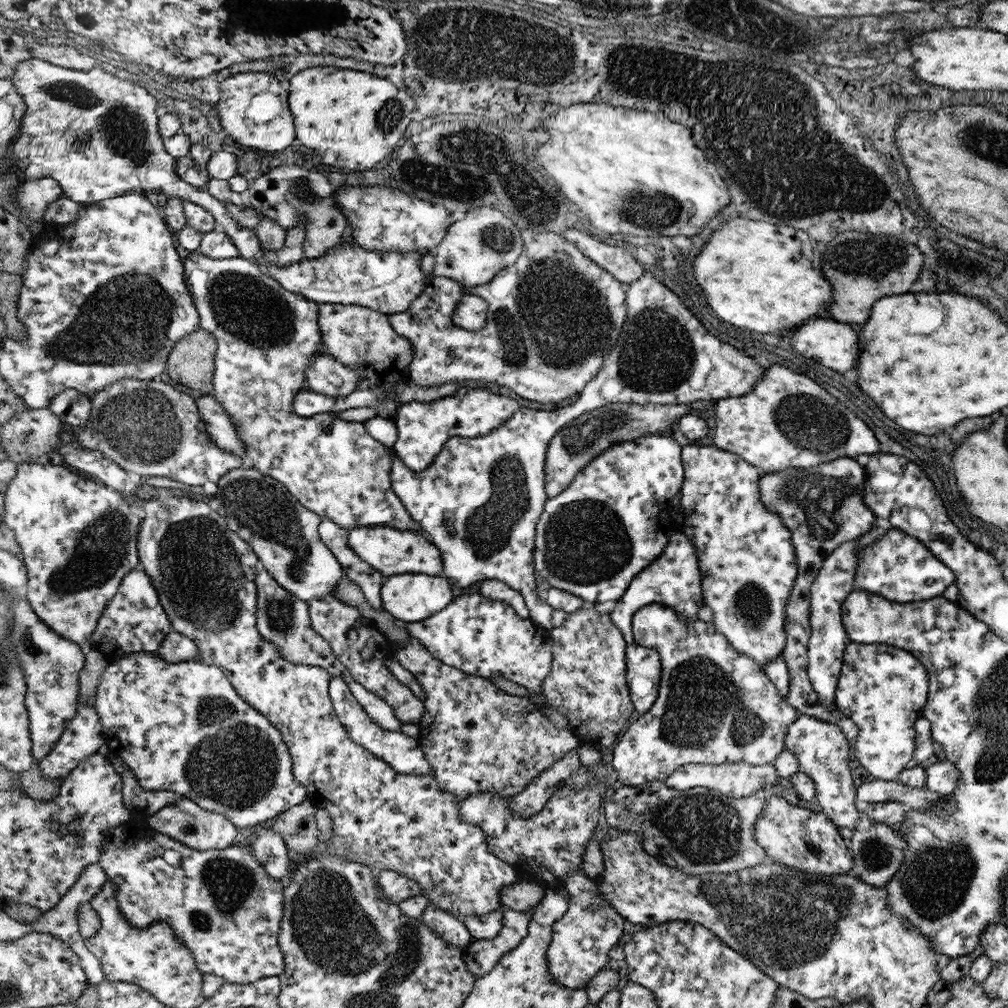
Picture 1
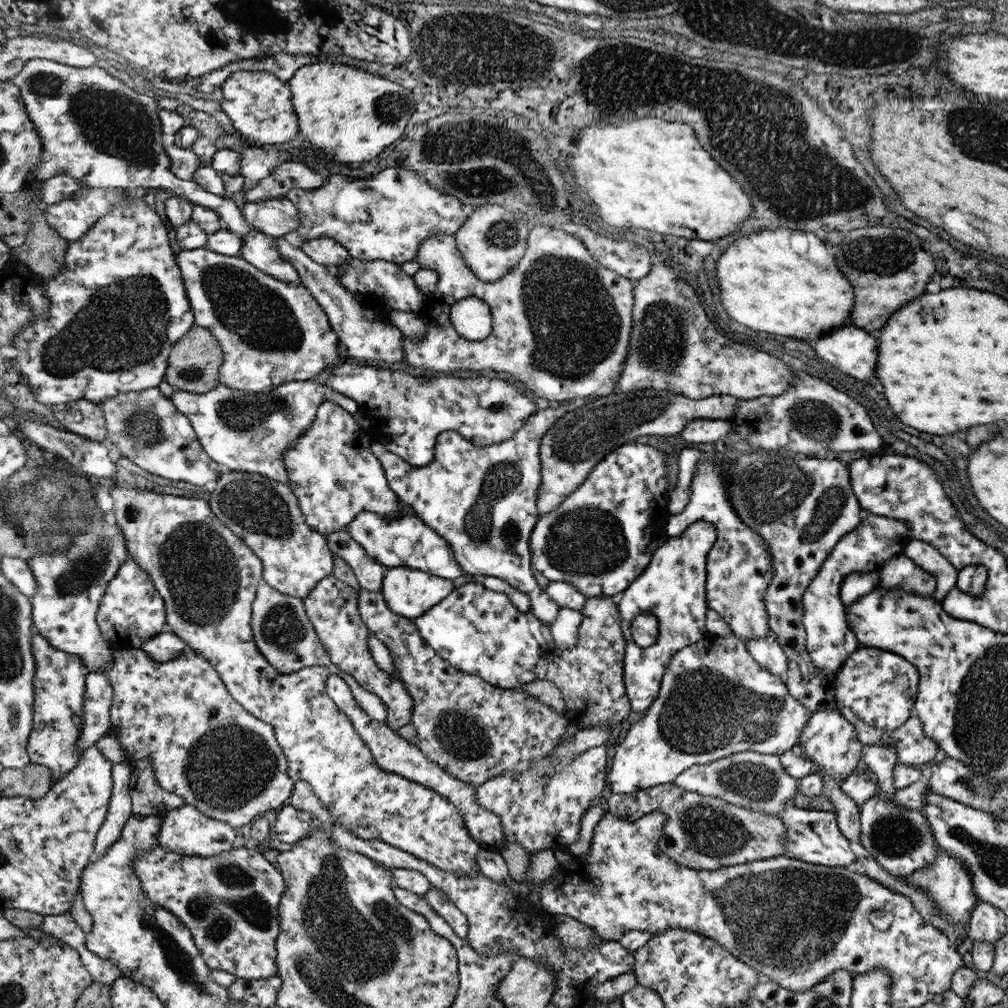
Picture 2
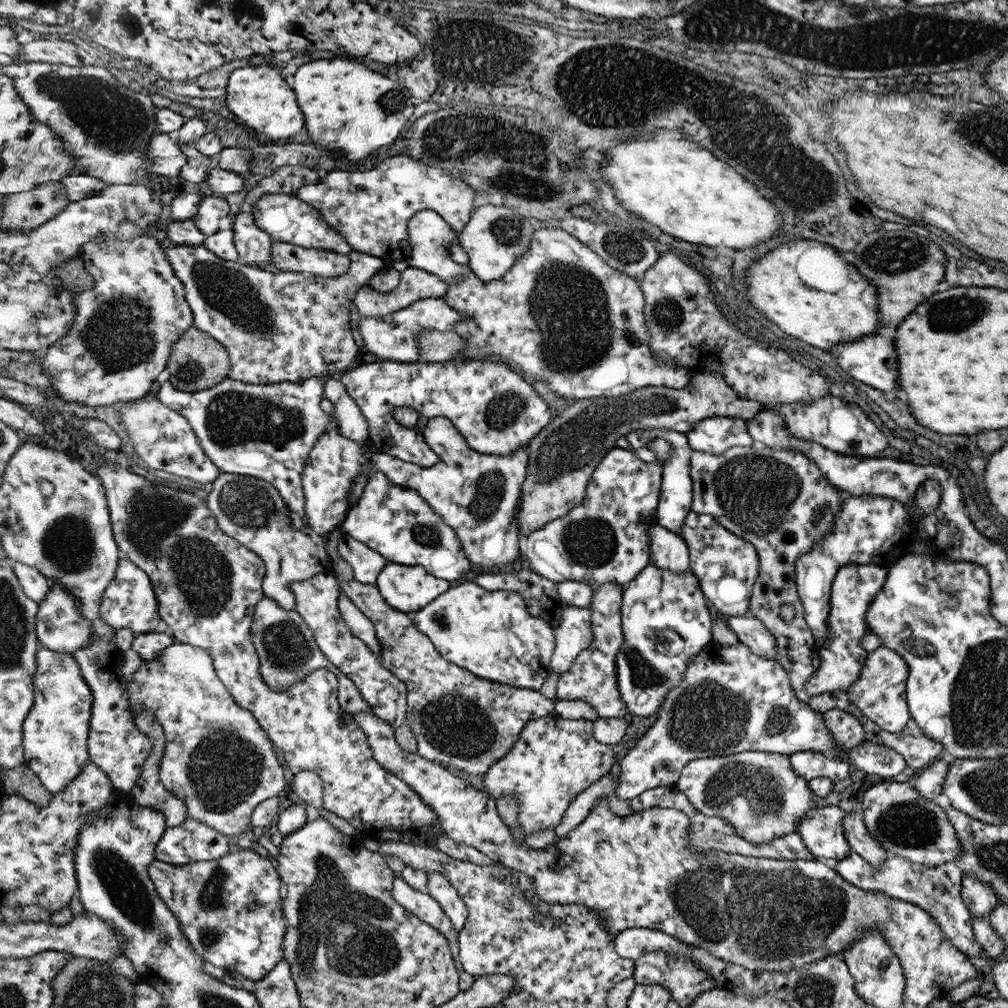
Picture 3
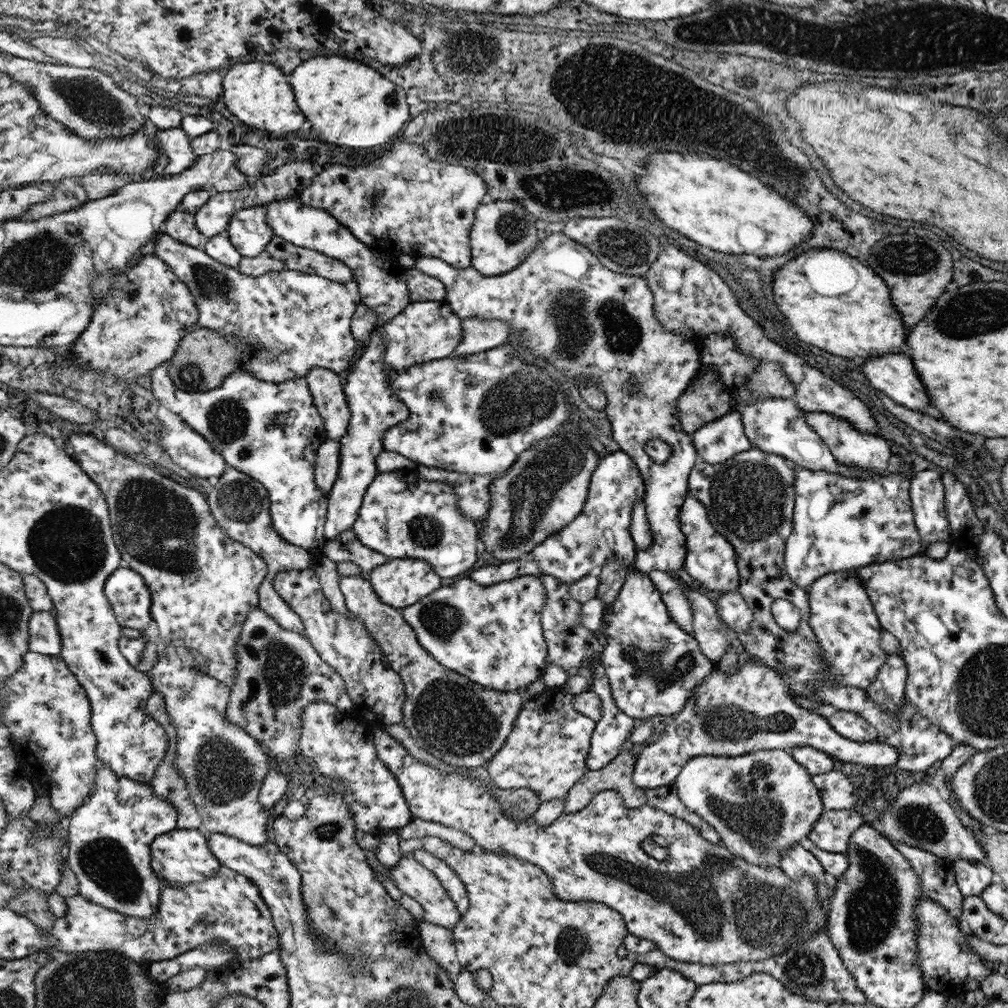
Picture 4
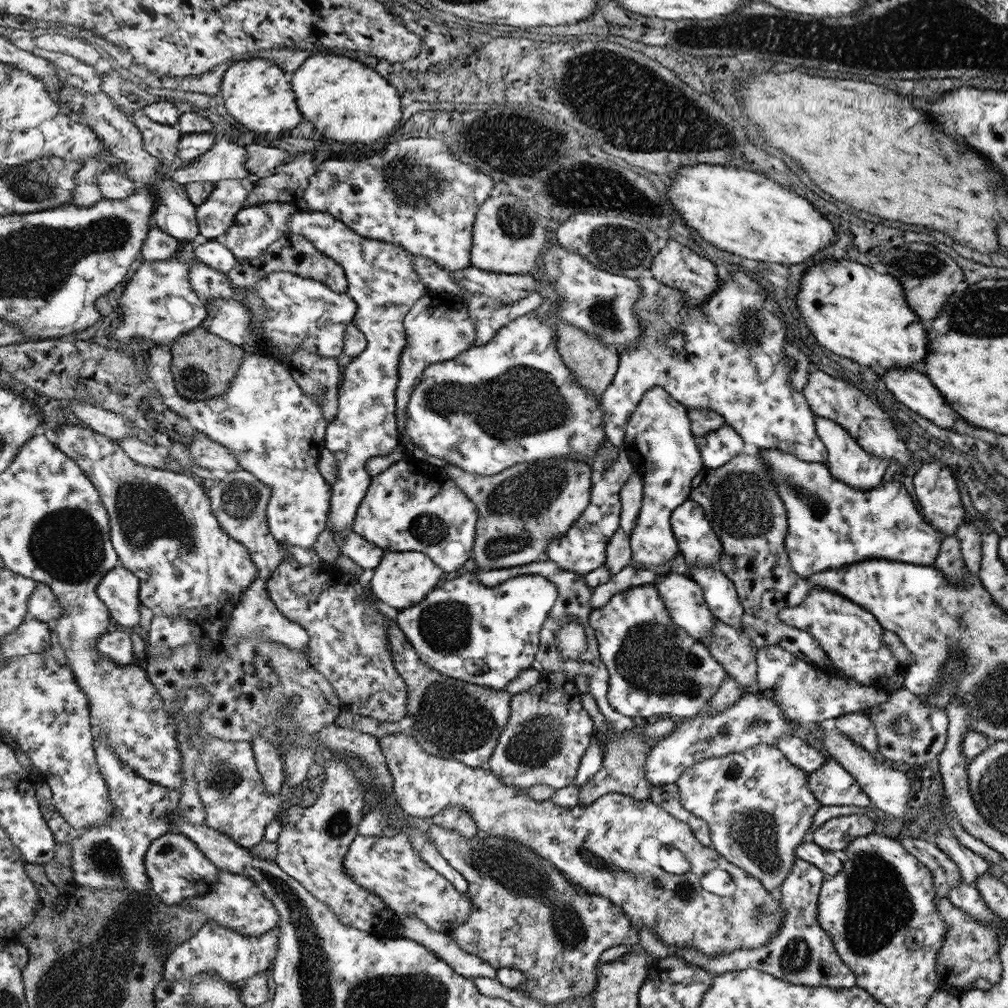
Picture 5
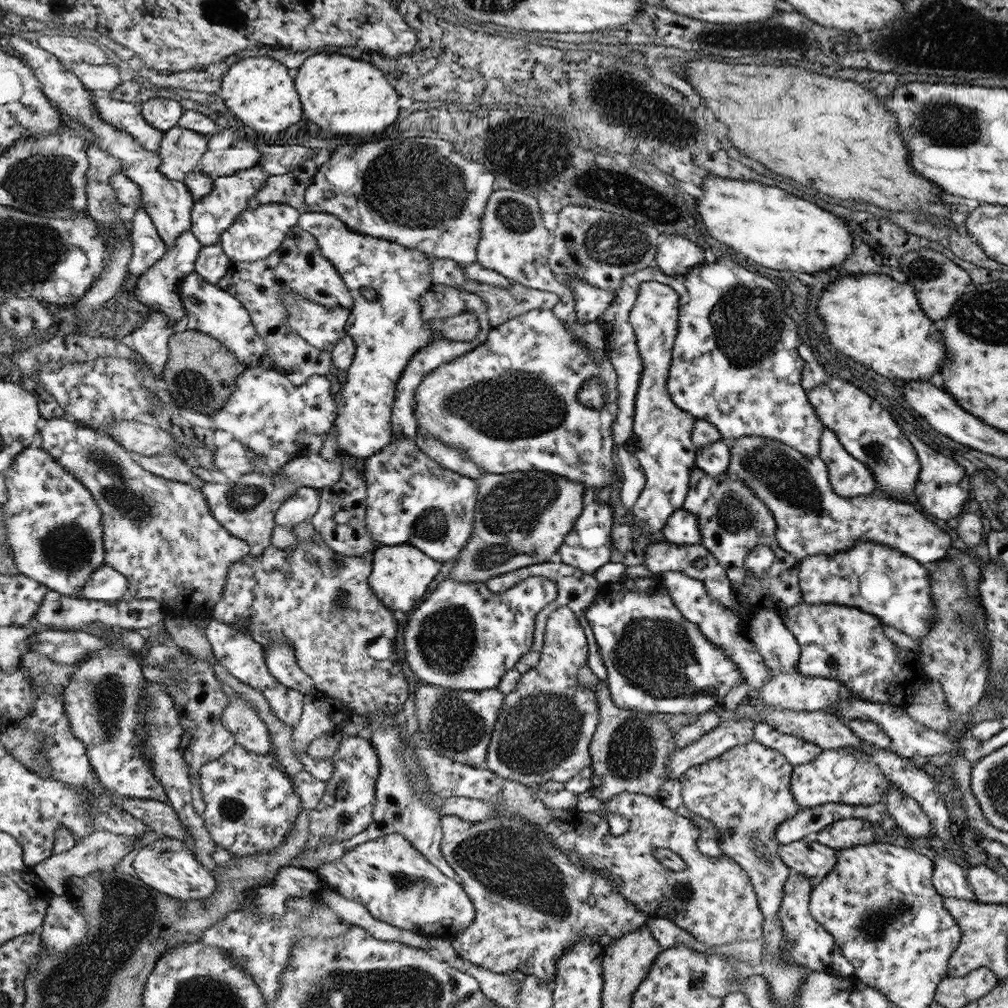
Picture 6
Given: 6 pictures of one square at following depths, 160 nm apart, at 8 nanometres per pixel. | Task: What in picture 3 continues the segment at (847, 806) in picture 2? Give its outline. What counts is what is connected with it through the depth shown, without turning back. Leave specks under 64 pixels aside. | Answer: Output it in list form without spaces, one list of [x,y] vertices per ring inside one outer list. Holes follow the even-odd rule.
[[[831,709],[823,714],[824,726],[836,742],[835,752],[847,754],[849,750],[857,749],[863,740],[863,730],[859,720],[853,718],[847,711]],[[859,813],[844,816],[844,835],[854,852],[871,866],[880,866],[889,857],[887,850],[869,834],[863,815]]]

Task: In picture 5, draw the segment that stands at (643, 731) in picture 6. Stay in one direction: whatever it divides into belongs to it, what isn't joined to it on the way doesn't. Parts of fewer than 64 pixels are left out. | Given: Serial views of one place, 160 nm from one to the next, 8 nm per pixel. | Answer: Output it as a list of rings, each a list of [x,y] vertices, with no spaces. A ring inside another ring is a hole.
[[[587,693],[580,696],[581,706],[587,711],[592,718],[592,724],[595,728],[595,734],[601,734],[606,737],[603,745],[603,760],[601,760],[601,768],[587,781],[584,786],[578,789],[579,806],[591,805],[596,798],[603,797],[604,794],[617,792],[619,794],[629,795],[632,799],[644,801],[651,797],[652,783],[645,778],[644,763],[648,759],[649,750],[652,743],[647,737],[641,733],[641,720],[633,720],[633,728],[625,730],[625,733],[613,733],[609,730],[608,723],[601,715],[600,709],[597,707],[595,700]]]

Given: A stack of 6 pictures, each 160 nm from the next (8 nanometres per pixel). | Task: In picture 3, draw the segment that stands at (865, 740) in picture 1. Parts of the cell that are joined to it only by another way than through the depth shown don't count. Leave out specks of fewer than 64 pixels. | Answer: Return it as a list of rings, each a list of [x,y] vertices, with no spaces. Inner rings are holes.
[[[883,646],[868,652],[858,679],[845,691],[849,702],[881,731],[901,733],[911,720],[907,704],[908,667],[896,651]],[[875,782],[861,799],[859,814],[863,815],[865,827],[888,855],[902,856],[910,863],[932,867],[955,862],[962,854],[962,846],[944,810],[932,800],[919,800],[918,792],[910,782]]]

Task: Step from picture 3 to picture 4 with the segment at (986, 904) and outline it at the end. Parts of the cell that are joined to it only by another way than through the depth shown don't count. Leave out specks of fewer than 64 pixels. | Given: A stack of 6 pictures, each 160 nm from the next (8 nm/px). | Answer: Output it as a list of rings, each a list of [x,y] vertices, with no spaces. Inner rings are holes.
[[[970,860],[953,861],[956,882],[963,896],[979,896],[991,884],[992,870],[984,862]]]

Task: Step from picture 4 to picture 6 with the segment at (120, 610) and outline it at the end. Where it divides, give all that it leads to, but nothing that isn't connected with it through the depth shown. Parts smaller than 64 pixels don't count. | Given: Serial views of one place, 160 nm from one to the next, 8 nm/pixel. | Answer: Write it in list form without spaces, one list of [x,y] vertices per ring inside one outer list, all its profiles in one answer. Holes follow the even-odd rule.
[[[103,565],[86,582],[81,597],[116,603],[129,592],[129,579],[112,566]]]

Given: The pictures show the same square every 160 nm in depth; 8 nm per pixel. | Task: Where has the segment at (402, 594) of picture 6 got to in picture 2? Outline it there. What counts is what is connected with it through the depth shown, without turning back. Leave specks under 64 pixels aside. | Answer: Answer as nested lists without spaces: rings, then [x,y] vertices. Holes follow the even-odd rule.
[[[407,567],[388,568],[380,586],[387,606],[408,619],[421,616],[422,612],[443,601],[453,589],[446,578]]]

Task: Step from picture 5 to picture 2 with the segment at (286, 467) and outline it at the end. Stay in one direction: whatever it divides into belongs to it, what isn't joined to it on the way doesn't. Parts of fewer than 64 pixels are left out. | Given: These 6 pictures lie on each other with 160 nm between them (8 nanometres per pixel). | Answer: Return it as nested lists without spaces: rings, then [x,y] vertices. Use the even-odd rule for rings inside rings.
[[[312,379],[284,382],[283,385],[260,395],[218,384],[215,389],[201,394],[174,389],[167,397],[181,414],[190,419],[196,438],[213,462],[230,471],[261,474],[281,483],[288,482],[284,452],[309,428],[321,402],[329,400],[352,415],[358,409],[352,398],[347,398]]]

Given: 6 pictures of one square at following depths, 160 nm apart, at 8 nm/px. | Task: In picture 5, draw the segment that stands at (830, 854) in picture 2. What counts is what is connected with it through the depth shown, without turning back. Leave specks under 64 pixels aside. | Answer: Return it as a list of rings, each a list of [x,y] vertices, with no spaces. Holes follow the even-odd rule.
[[[865,814],[832,817],[815,829],[812,842],[840,854],[854,838],[869,835],[873,828],[872,821]]]

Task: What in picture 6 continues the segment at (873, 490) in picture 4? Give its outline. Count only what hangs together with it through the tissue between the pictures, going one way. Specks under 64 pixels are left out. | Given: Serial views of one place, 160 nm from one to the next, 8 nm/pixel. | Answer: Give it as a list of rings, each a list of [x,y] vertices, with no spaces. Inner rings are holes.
[[[755,435],[729,440],[728,447],[730,457],[726,472],[732,475],[732,478],[739,478],[741,482],[751,487],[752,493],[768,506],[769,512],[772,512],[777,522],[776,541],[781,550],[792,555],[798,564],[805,557],[813,555],[831,557],[835,553],[844,553],[856,545],[857,541],[873,541],[890,546],[925,566],[944,558],[950,548],[949,535],[925,519],[912,504],[875,491],[853,498],[837,495],[832,490],[828,469],[818,456],[809,458],[785,443]]]

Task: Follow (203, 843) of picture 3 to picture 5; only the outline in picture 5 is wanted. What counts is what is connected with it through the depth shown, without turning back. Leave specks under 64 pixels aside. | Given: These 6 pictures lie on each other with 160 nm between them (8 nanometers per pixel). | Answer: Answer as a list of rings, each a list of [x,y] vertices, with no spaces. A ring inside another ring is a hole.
[[[175,832],[161,834],[152,842],[146,854],[145,866],[151,878],[151,892],[166,905],[179,904],[190,897],[207,894],[219,880],[220,870],[208,858],[205,858],[196,843],[185,835]]]

